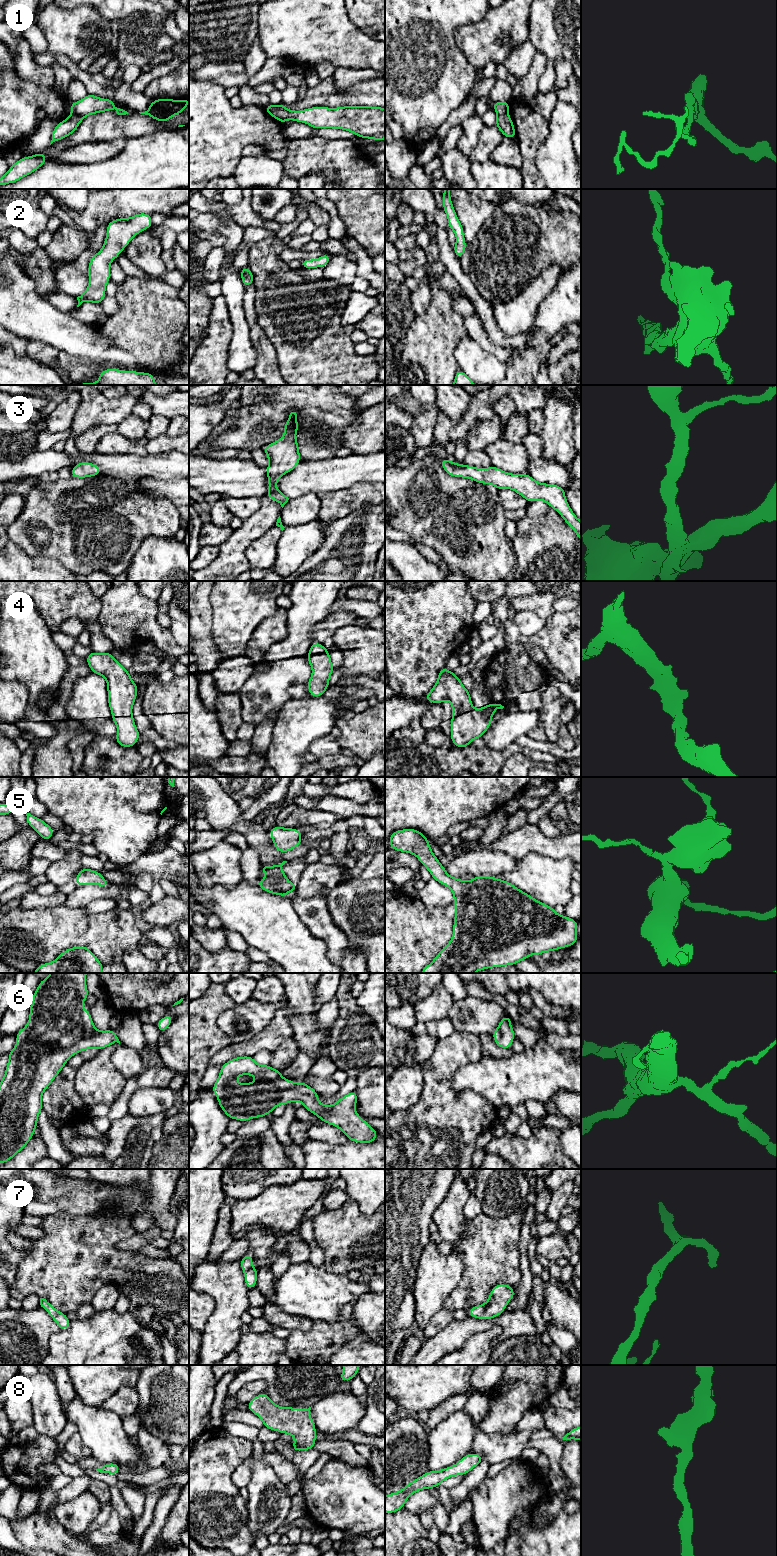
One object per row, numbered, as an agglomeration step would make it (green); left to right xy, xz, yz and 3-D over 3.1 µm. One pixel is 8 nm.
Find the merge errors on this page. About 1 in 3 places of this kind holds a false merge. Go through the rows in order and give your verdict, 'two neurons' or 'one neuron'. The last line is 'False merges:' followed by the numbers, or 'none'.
1: two neurons
2: one neuron
3: one neuron
4: one neuron
5: one neuron
6: one neuron
7: one neuron
8: one neuron
False merges: 1

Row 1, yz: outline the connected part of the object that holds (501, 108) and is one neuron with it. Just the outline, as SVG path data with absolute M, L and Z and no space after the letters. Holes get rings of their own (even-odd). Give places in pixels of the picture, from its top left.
M510 101L493 102L492 106L497 115L509 117L509 103Z

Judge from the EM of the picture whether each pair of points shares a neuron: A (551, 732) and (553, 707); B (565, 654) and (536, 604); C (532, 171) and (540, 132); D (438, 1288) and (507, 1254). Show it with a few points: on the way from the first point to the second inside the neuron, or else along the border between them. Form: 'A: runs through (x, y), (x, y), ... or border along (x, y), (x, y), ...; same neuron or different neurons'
A: runs through (551, 726), (553, 713); same neuron
B: border along (555, 612), (546, 619); different neurons
C: runs through (530, 161), (531, 142); same neuron
D: border along (461, 1253), (462, 1278), (448, 1297); different neurons

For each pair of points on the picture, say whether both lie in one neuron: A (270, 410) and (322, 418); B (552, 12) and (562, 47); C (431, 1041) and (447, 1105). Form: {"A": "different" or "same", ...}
{"A": "same", "B": "same", "C": "different"}

